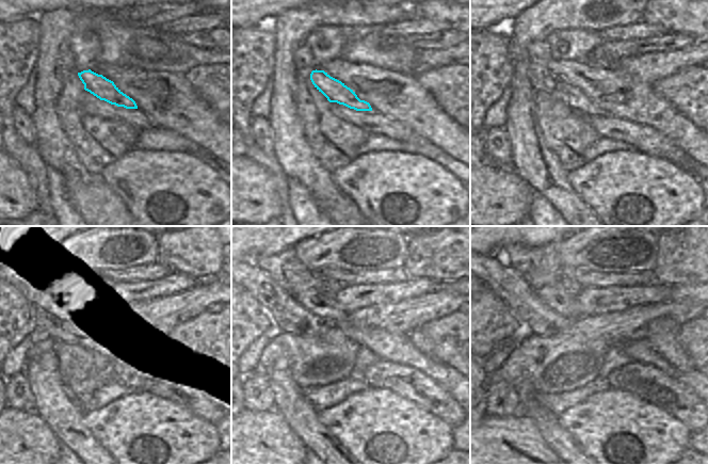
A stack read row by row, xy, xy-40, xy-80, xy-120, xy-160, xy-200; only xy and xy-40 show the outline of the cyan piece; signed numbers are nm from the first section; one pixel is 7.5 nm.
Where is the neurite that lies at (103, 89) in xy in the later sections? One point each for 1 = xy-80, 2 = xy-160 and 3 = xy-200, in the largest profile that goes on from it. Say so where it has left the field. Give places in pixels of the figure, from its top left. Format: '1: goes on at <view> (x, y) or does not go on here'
1: goes on at xy-80 (542, 80)
2: goes on at xy-160 (291, 317)
3: goes on at xy-200 (532, 315)

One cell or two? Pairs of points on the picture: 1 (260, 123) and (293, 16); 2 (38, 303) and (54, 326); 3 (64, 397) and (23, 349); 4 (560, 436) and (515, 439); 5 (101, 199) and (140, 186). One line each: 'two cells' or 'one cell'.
1: two cells
2: one cell
3: two cells
4: two cells
5: two cells

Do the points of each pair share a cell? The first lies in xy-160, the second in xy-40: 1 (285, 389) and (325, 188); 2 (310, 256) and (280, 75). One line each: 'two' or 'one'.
1: one
2: one

